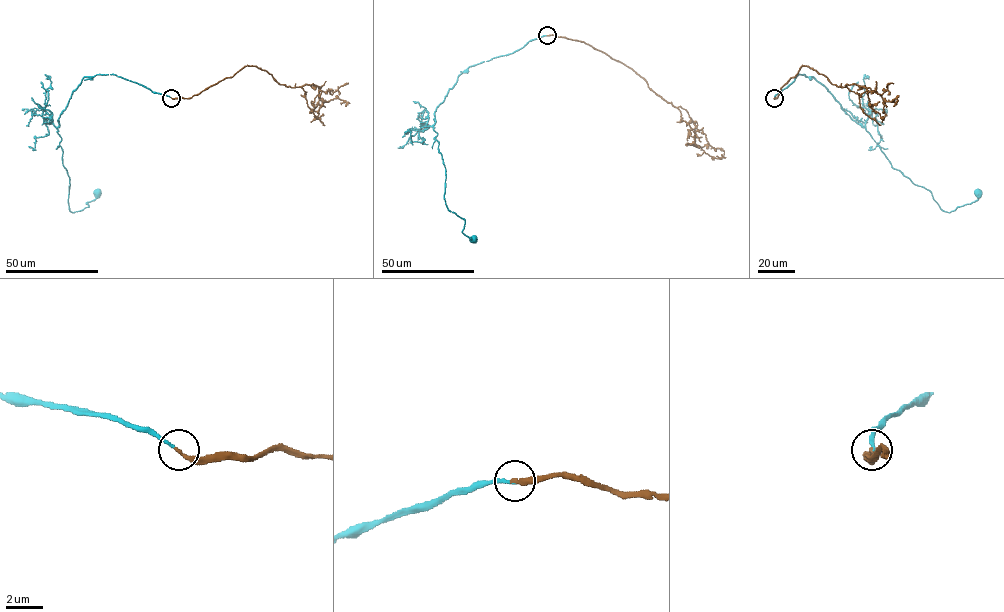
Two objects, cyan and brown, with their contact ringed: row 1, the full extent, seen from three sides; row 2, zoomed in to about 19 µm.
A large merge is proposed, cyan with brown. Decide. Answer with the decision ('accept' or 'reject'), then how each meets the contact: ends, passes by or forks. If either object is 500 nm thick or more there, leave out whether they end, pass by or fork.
accept; cyan ends there; brown ends there

